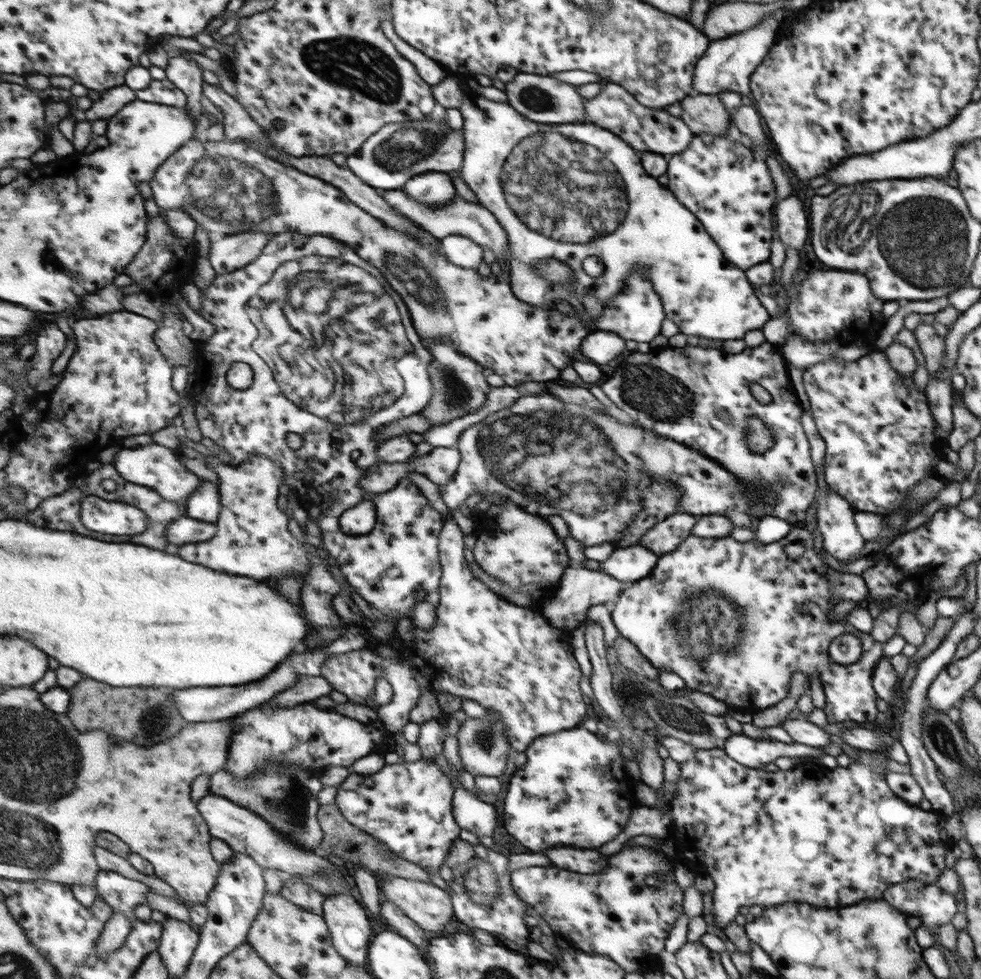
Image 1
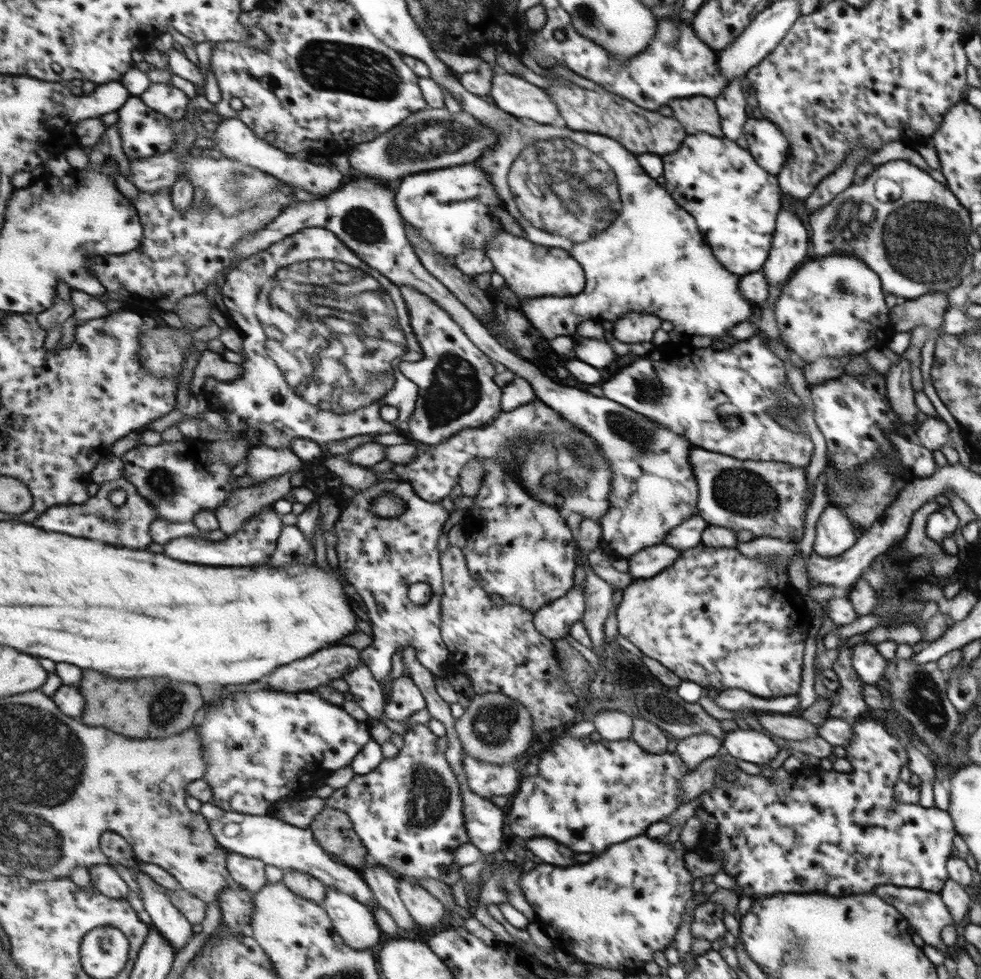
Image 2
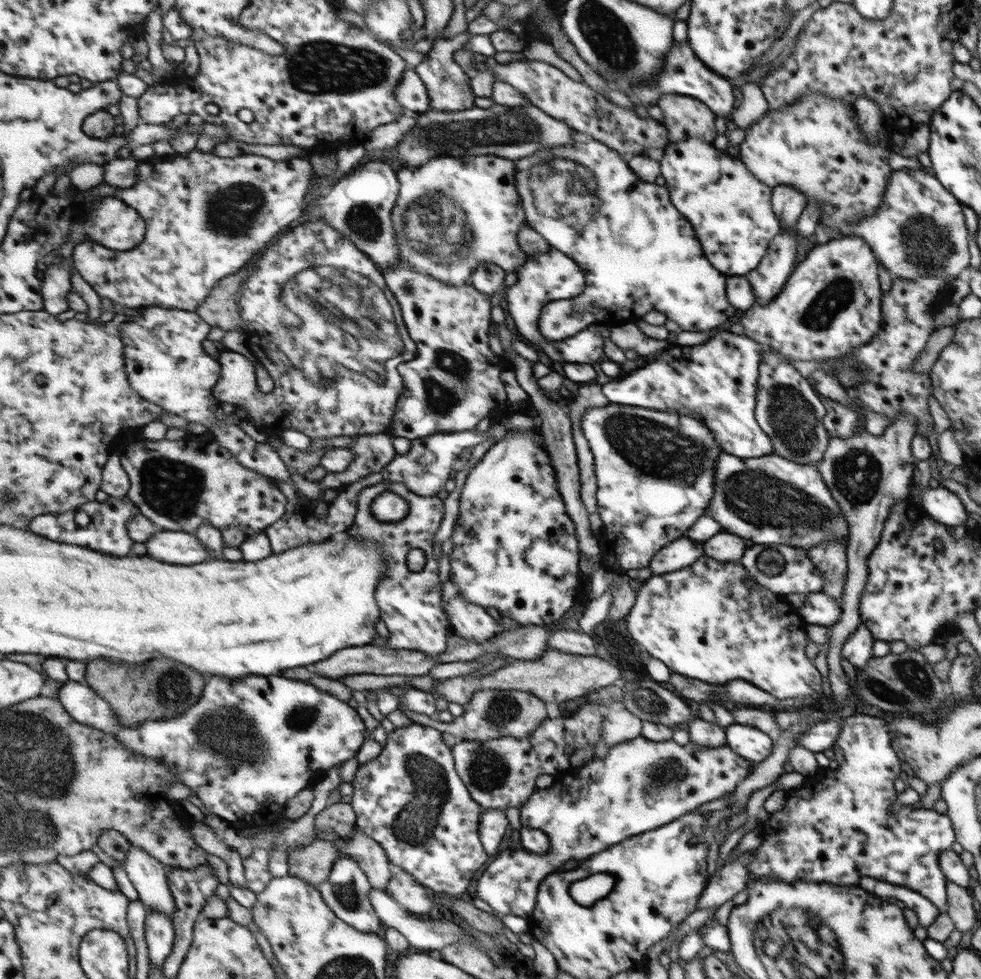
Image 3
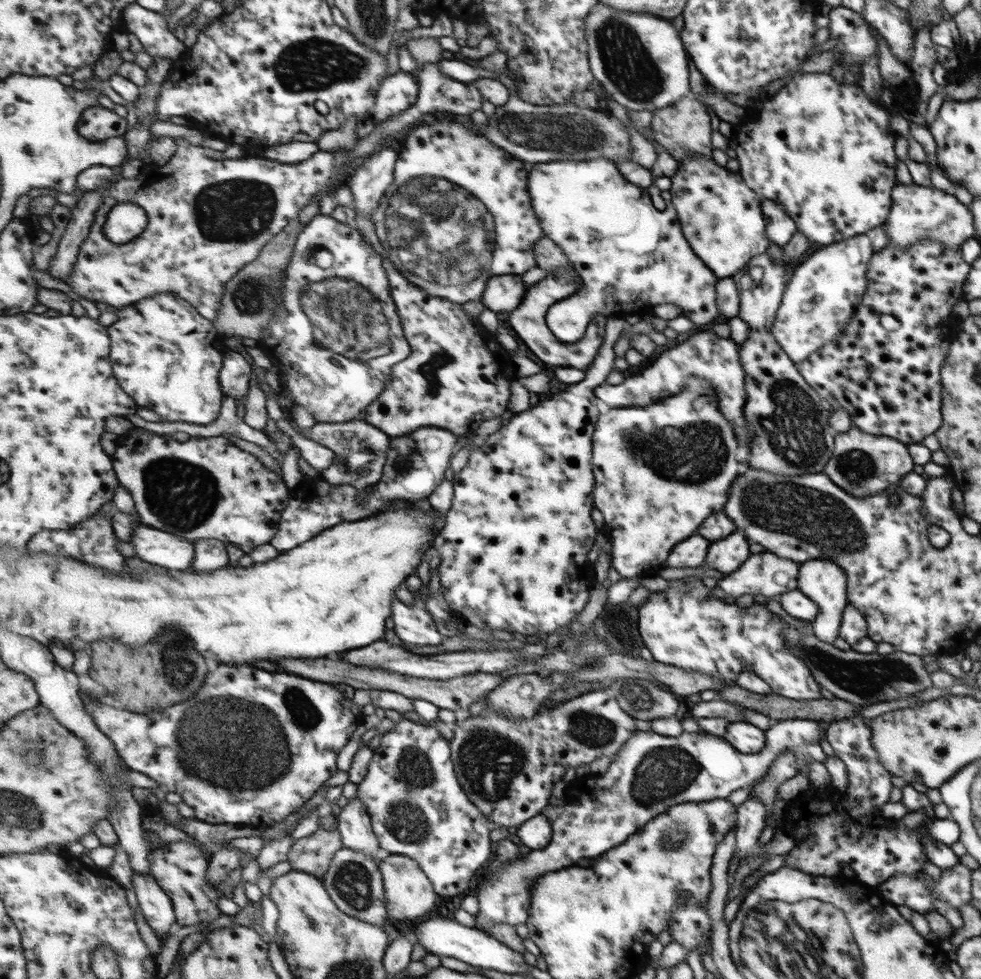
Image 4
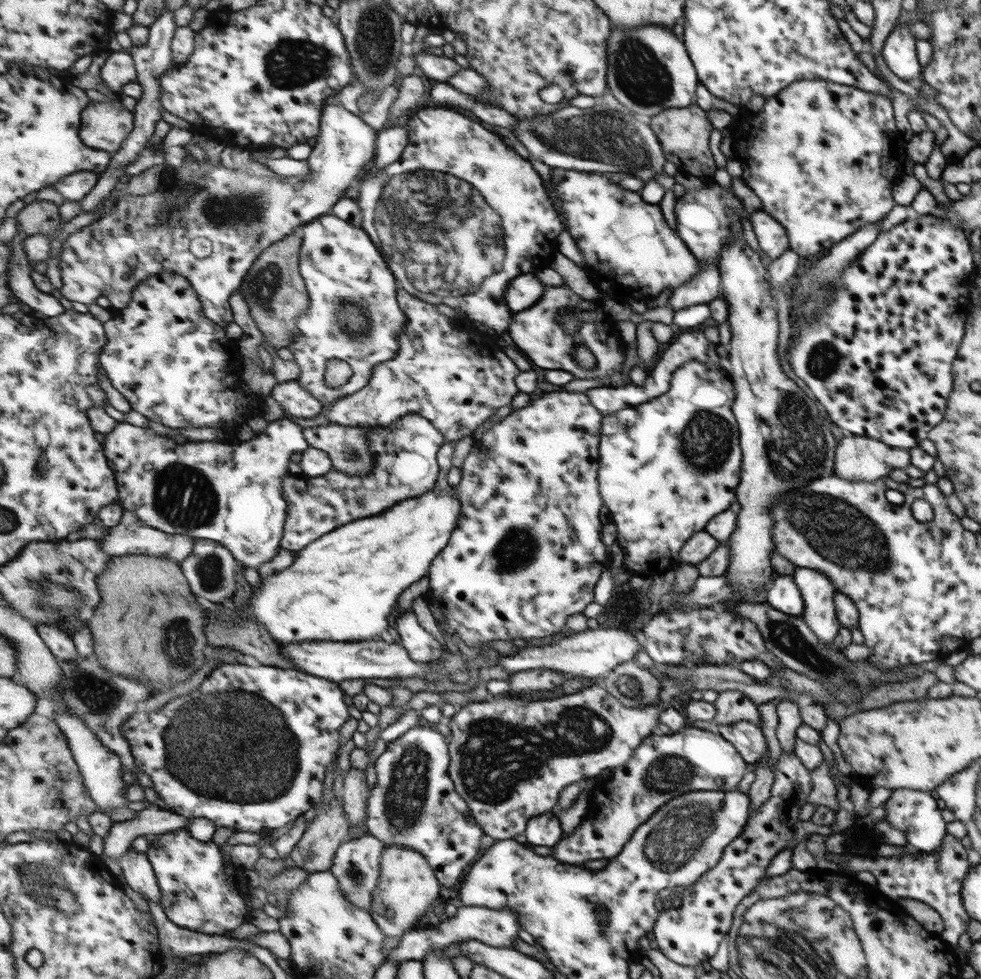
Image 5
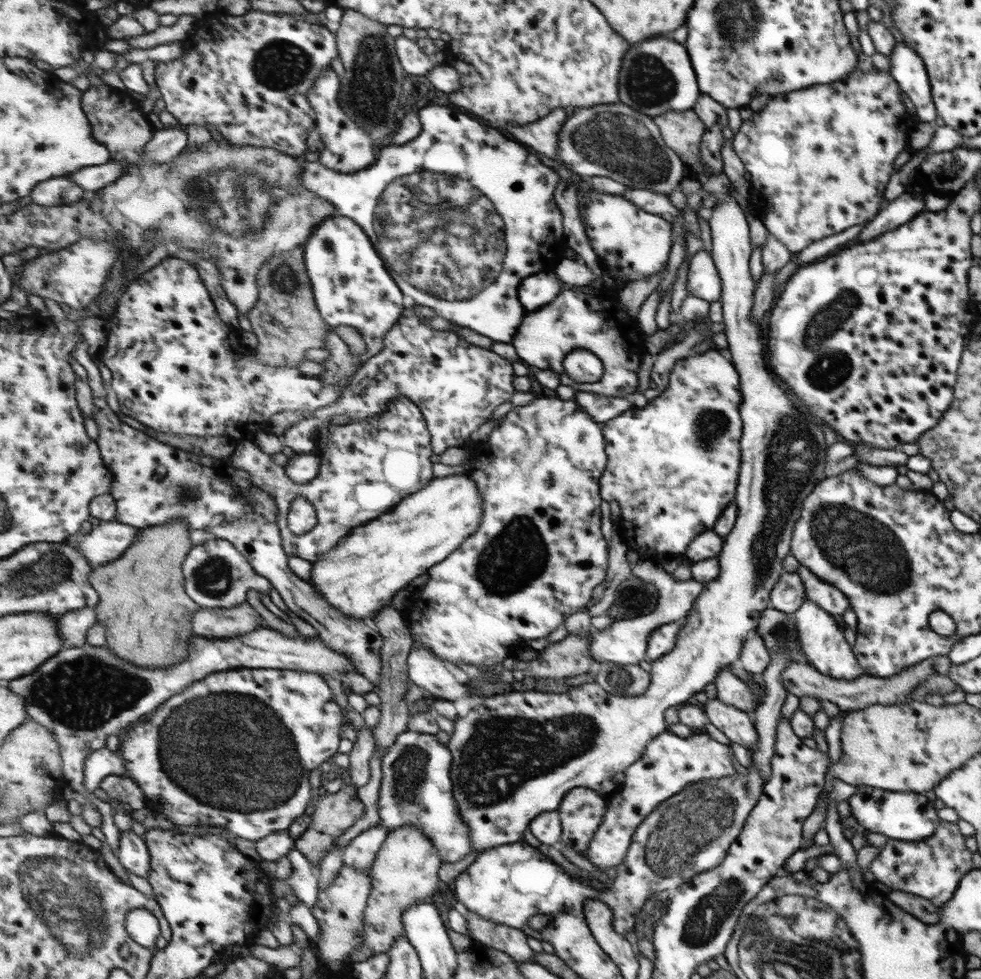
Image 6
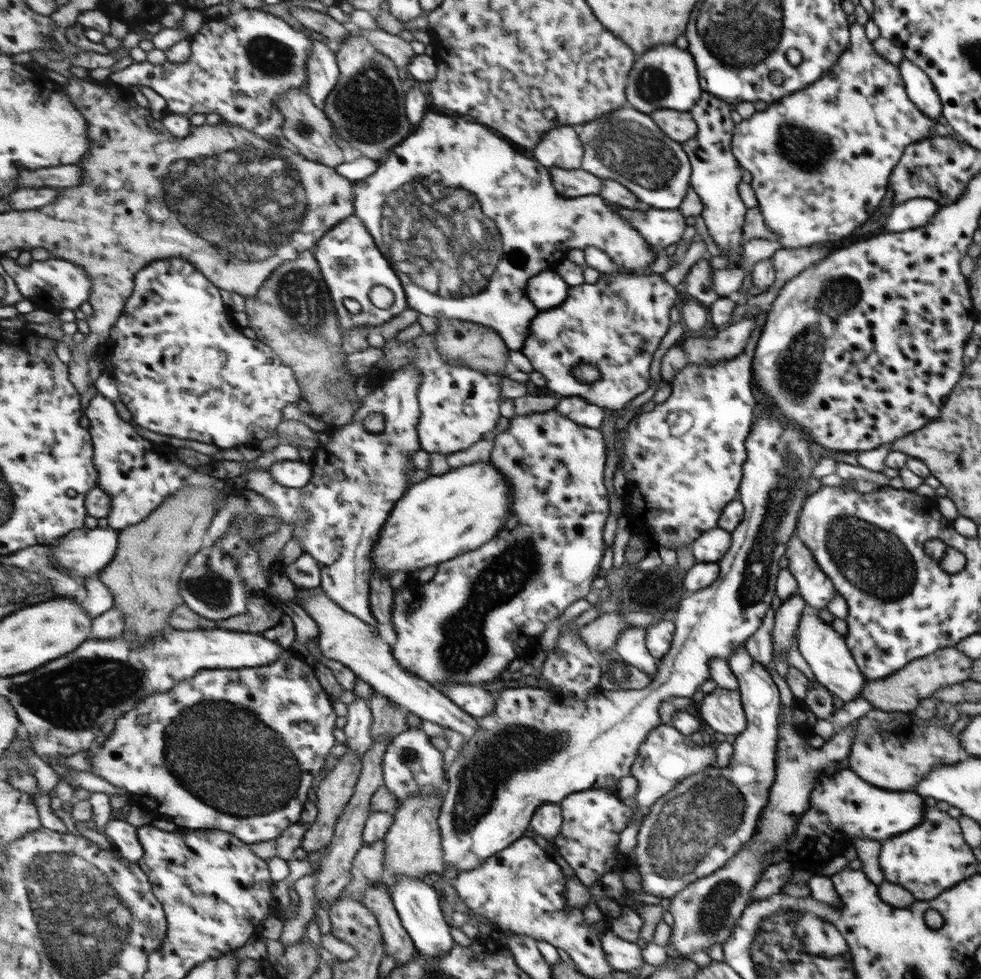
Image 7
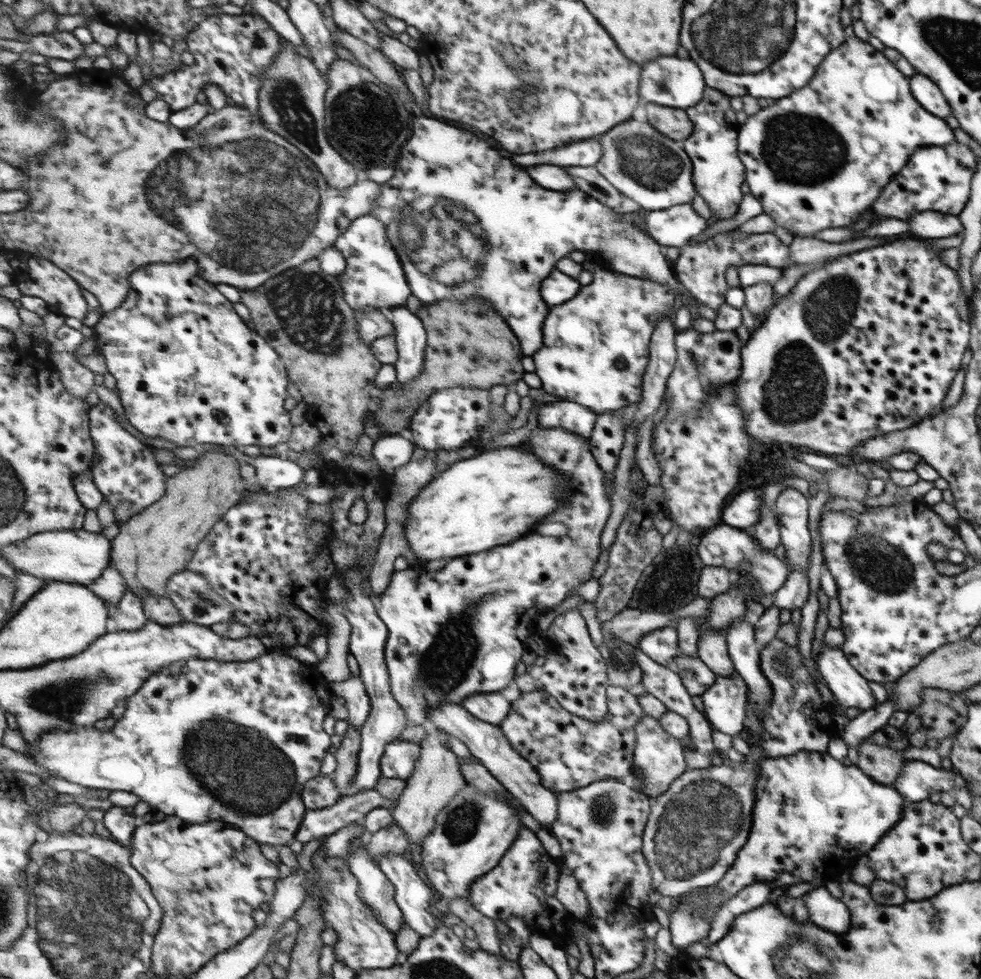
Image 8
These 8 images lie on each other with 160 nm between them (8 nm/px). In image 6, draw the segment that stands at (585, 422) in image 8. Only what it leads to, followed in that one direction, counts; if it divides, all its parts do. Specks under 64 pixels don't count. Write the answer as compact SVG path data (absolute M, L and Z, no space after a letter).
M575 394L575 404L579 404L579 408L583 408L583 412L587 413L591 419L597 423L606 423L611 418L619 416L629 408L633 409L633 402L629 398L618 398L597 396L597 394Z

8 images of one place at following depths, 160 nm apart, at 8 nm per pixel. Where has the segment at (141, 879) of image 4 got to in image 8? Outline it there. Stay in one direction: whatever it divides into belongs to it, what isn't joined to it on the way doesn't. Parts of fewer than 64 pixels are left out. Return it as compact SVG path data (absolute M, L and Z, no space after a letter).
M112 806L104 814L104 826L121 846L133 850L133 840L135 832L140 824L139 818L133 813L127 812L125 807Z

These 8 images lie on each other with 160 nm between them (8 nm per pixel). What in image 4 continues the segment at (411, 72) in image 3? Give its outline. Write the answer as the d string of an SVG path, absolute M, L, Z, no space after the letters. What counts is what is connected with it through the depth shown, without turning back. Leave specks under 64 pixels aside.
M398 71L383 78L375 94L373 120L378 124L387 117L409 110L417 101L420 83L411 72Z

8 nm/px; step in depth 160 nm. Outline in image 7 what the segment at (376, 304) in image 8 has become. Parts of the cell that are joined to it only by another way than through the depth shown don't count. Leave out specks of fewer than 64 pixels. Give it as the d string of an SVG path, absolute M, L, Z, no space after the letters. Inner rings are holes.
M357 215L346 218L327 232L319 241L314 253L321 265L327 284L331 286L331 294L334 296L340 323L342 324L342 335L347 334L347 329L353 327L375 327L380 329L381 326L389 323L390 320L399 316L400 312L406 311L410 306L399 272L393 269L391 261L379 248L365 222ZM374 286L386 286L395 292L397 300L389 310L377 308L371 302L370 294ZM345 298L358 301L360 312L351 314L345 308Z

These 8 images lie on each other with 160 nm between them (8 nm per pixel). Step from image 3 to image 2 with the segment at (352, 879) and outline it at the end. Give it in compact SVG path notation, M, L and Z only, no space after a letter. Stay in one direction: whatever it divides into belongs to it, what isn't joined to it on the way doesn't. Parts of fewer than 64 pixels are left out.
M328 888L322 905L332 918L336 931L355 950L367 950L377 943L383 943L386 934L377 924L373 910L353 896Z

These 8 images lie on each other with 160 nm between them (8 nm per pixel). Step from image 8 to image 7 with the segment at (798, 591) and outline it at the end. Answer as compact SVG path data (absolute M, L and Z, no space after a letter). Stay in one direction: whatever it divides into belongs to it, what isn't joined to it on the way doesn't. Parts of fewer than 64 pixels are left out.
M797 592L780 602L774 614L772 630L772 652L779 651L785 657L789 650L789 641L798 626L801 614L807 609L803 597Z

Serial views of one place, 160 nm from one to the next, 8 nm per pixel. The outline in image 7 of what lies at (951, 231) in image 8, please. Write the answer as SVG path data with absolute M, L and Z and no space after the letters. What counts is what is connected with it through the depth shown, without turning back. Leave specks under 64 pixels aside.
M913 198L903 202L901 206L893 206L889 212L889 218L882 226L885 233L903 232L912 228L925 226L937 212L940 206L933 199Z

